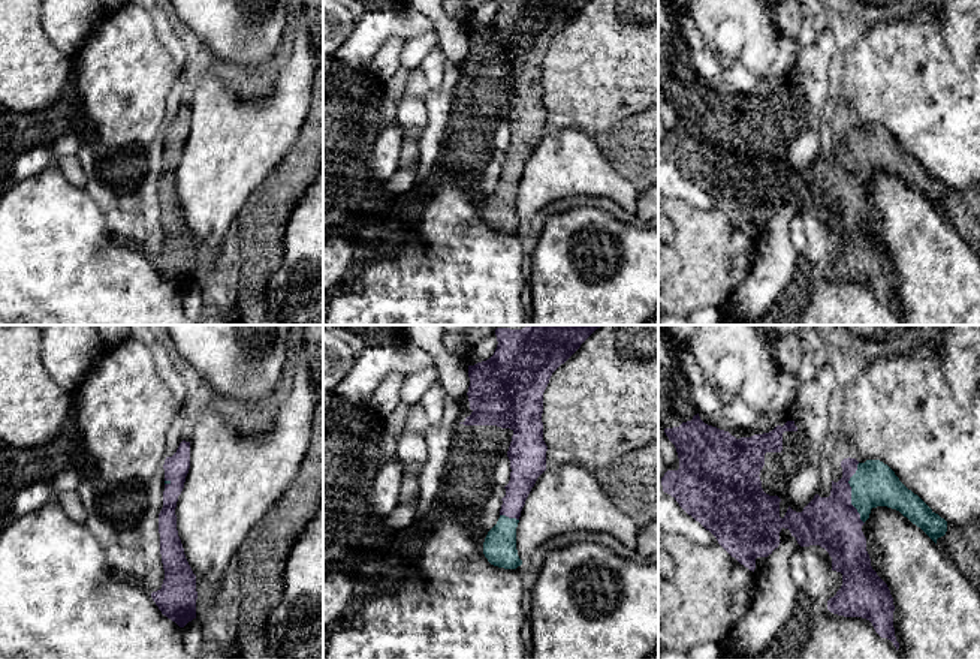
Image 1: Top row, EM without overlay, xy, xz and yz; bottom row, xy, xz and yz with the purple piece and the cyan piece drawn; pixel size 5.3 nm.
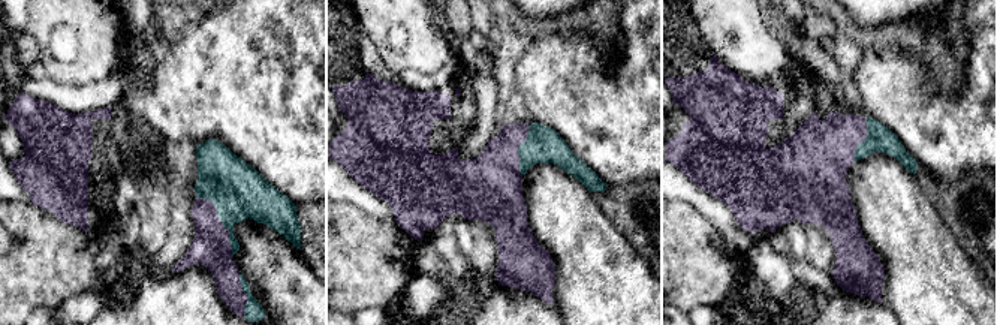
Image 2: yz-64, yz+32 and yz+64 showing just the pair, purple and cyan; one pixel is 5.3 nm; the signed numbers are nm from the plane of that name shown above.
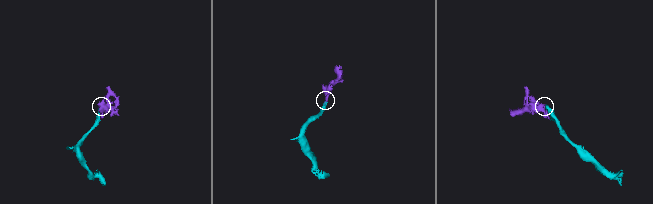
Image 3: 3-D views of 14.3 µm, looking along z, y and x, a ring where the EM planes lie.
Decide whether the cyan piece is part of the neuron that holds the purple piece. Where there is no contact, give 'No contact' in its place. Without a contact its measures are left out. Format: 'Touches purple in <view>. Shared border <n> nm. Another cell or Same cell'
Touches purple in yz. Shared border 320 nm. Same cell

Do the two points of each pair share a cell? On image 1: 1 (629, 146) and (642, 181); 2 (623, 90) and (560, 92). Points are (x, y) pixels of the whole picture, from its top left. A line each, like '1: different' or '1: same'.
1: same
2: same

